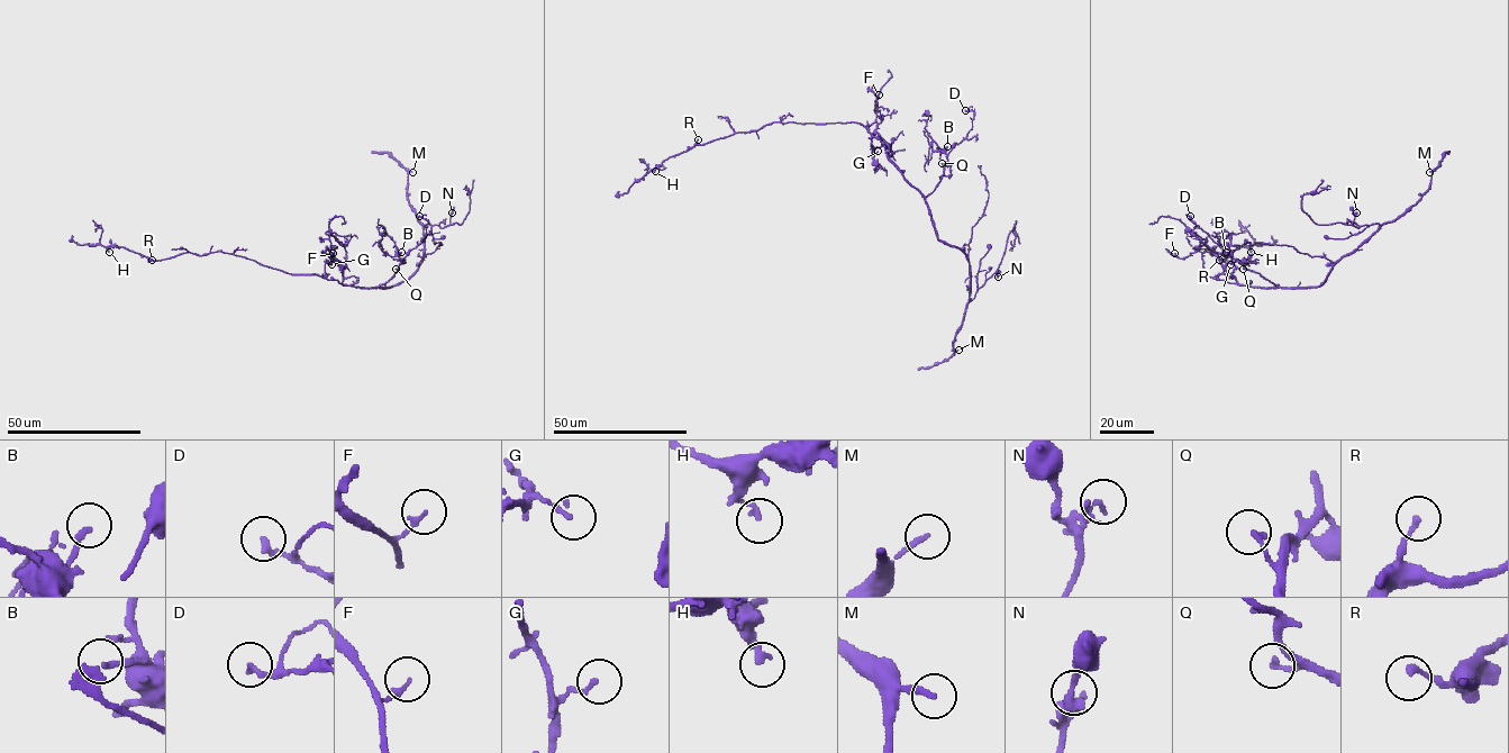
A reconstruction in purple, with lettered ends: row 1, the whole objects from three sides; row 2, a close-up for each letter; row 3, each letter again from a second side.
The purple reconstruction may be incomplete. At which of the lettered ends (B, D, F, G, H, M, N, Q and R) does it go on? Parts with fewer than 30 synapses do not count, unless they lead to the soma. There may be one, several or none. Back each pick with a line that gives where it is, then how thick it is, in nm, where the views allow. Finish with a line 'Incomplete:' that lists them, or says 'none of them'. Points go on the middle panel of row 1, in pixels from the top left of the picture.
M: place (958, 350); calibre 190 nm
Incomplete: M

